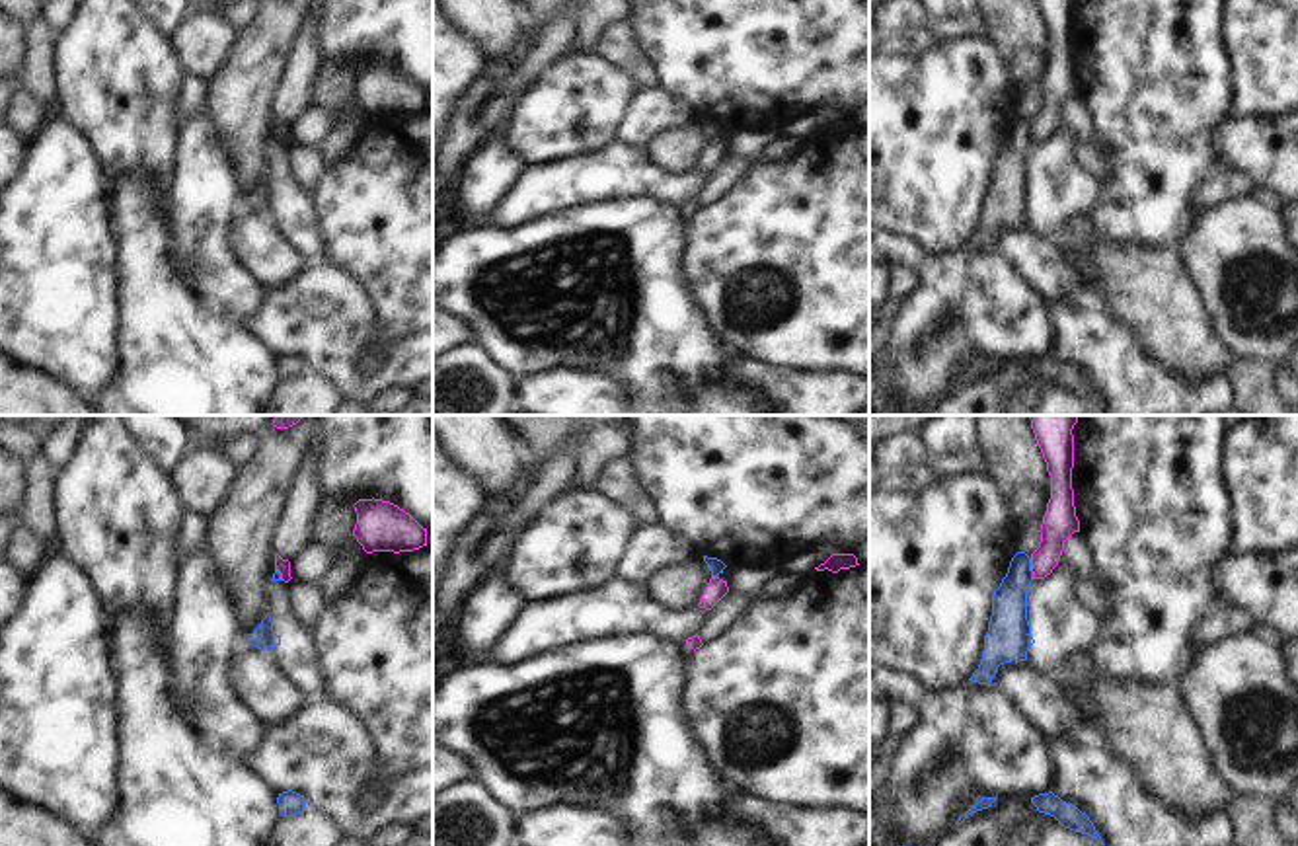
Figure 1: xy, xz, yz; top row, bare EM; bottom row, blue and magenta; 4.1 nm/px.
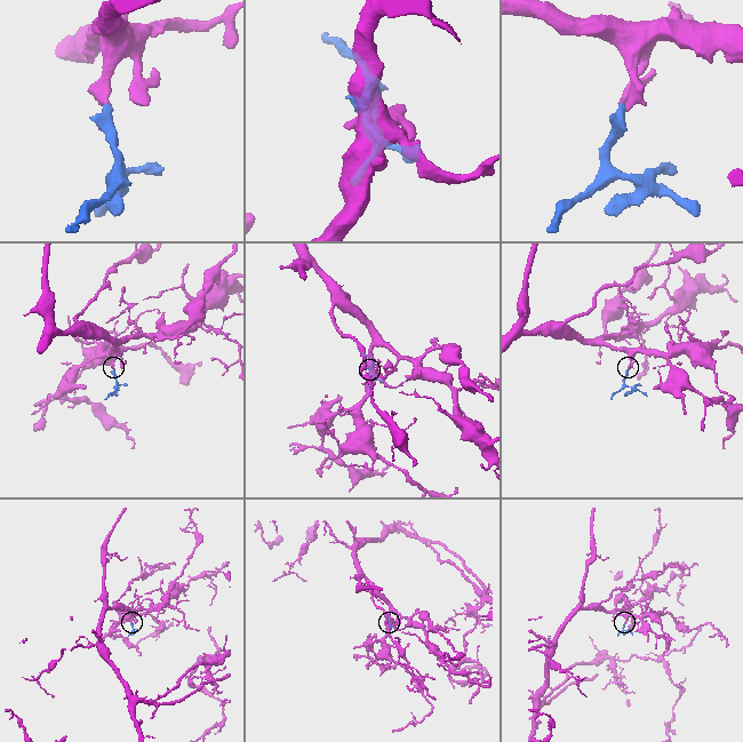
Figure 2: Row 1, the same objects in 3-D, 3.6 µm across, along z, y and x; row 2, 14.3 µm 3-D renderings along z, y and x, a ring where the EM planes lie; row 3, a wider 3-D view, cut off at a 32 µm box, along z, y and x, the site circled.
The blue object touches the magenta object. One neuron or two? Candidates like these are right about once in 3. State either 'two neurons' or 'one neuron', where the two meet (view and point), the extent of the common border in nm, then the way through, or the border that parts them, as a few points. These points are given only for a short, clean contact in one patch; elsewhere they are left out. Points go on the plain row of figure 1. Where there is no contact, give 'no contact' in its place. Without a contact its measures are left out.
two neurons | yz (1030, 131) | 90 nm

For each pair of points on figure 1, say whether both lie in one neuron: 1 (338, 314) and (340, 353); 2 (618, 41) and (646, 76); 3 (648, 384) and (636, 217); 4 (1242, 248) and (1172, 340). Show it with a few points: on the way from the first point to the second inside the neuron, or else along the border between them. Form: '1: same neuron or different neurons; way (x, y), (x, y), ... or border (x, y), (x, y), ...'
1: same neuron; way (338, 324), (338, 344)
2: same neuron; way (624, 49), (642, 69)
3: same neuron; way (648, 344), (636, 258)
4: different neurons; border (1182, 260), (1197, 287), (1213, 330), (1222, 342)

